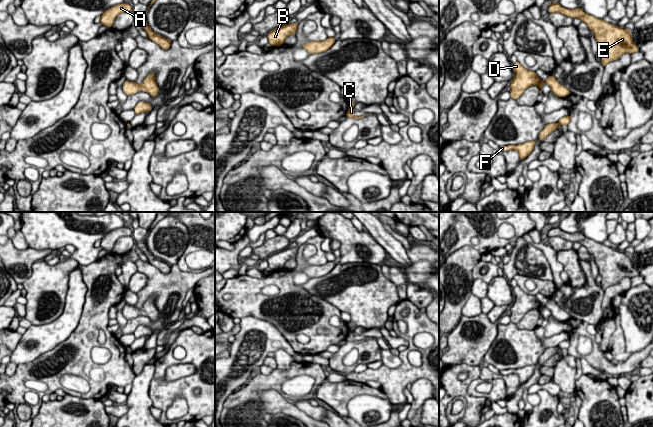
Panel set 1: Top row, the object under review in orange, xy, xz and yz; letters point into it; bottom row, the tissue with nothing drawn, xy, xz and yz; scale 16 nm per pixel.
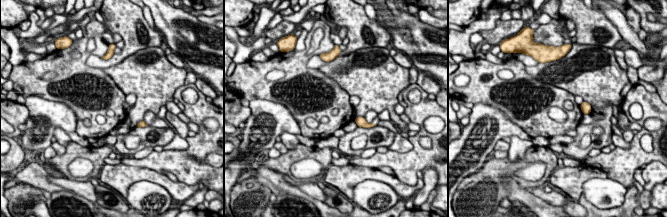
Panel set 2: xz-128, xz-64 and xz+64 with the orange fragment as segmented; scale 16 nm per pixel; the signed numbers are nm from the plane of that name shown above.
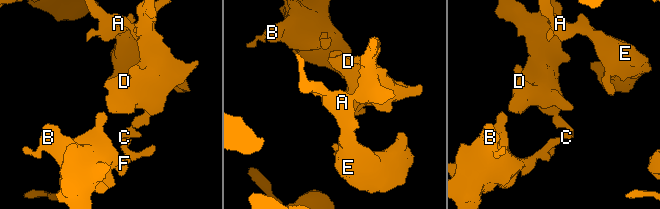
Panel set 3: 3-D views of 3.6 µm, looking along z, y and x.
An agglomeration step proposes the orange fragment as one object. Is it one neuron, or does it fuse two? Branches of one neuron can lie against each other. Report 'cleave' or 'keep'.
cleave

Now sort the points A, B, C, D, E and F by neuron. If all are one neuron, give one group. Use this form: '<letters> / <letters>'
A C D E / B F

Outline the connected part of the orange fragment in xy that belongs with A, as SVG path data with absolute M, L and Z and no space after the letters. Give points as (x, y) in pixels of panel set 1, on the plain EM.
M127 226L118 228L116 230L109 232L102 238L100 242L100 247L105 249L106 251L111 252L116 241L120 237L128 237L132 235L133 235L133 232Z

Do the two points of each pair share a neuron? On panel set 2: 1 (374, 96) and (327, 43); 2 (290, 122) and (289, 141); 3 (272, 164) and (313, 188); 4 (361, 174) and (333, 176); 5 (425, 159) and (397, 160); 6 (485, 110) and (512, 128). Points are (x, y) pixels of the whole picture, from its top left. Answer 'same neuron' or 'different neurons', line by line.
1: different neurons
2: different neurons
3: different neurons
4: same neuron
5: same neuron
6: same neuron

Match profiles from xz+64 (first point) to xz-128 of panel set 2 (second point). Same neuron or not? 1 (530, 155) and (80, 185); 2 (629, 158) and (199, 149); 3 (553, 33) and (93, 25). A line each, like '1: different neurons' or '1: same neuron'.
1: different neurons
2: same neuron
3: same neuron

